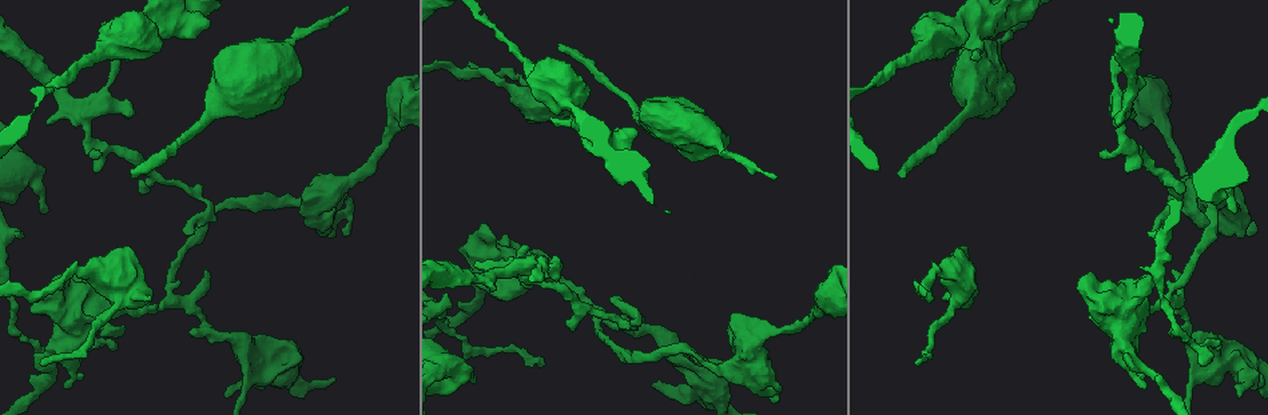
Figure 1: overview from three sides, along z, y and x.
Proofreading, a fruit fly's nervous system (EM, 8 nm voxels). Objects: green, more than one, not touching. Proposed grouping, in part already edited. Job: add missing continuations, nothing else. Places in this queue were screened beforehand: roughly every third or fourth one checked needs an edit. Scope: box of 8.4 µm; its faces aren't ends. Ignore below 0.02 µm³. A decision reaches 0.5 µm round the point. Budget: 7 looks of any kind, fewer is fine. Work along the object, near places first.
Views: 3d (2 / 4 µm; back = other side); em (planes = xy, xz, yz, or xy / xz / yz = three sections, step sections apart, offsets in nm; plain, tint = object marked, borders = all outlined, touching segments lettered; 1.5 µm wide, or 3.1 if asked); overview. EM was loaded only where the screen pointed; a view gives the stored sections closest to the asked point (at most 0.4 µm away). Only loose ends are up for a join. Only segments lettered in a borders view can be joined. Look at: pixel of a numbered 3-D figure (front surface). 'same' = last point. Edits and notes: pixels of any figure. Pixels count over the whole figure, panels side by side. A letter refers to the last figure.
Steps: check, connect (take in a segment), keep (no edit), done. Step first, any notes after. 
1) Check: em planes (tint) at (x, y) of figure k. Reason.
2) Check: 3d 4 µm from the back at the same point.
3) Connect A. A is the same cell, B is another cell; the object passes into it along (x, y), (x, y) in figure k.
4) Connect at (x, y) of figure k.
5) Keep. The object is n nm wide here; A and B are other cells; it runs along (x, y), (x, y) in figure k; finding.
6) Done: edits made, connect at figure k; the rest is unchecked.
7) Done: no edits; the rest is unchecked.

Check: em planes (borders) at (618, 297) of figure 1. Free end.

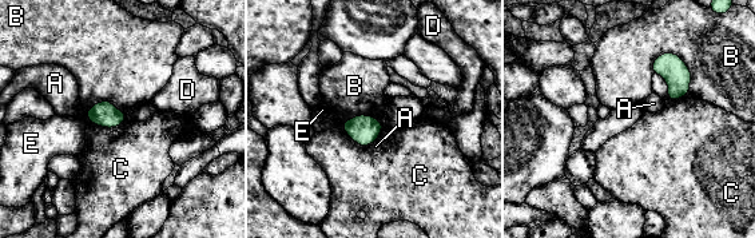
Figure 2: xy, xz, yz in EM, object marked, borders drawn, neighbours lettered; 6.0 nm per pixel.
Keep. A, B, C, D and E are other cells; a border runs along (658, 55), (683, 60), (690, 91) in figure 2; none of them fits.

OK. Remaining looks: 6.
Check: 3d 2 µm at (1235, 212) of figure 1. Branch stops here.

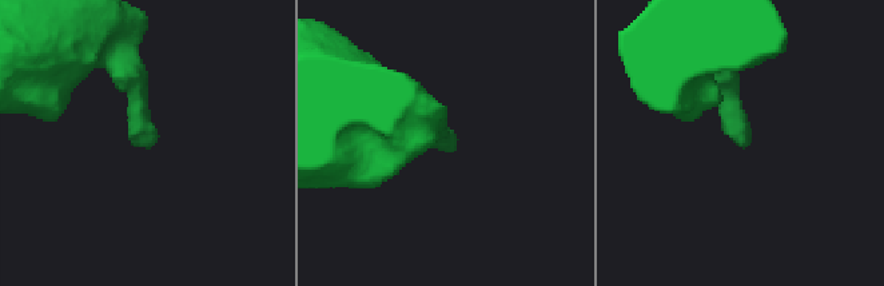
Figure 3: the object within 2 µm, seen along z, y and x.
Check: em yz step 4 (borders) at (743, 139) of figure 3. Now the EM.

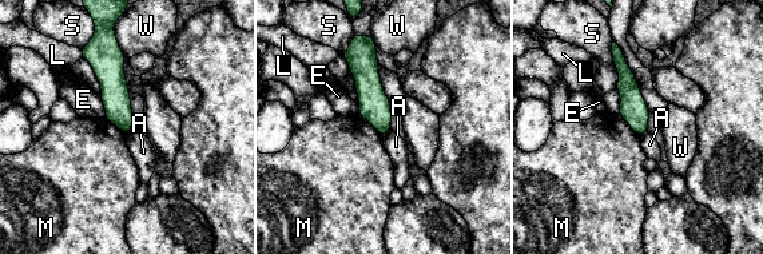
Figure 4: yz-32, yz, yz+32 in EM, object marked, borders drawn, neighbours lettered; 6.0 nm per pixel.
Keep. The object is 160 nm wide here; the longest contact is with S, 280 nm; A, E, L, M, S and W are other cells; no lettered segment goes on from it.

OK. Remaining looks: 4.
Check: em planes (borders) at (903, 174) of figure 1. Free end.

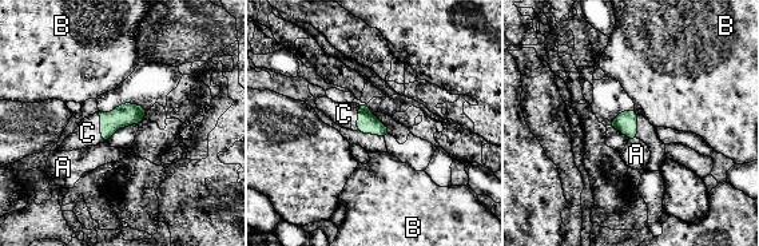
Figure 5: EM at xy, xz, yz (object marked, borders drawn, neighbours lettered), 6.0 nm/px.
Connect C. The object is 130 nm wide here; C is the same cell, A and B are other cells; it goes on there.

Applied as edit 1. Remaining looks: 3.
Done: edits made, connect at figure 5; the rest is unchecked.

